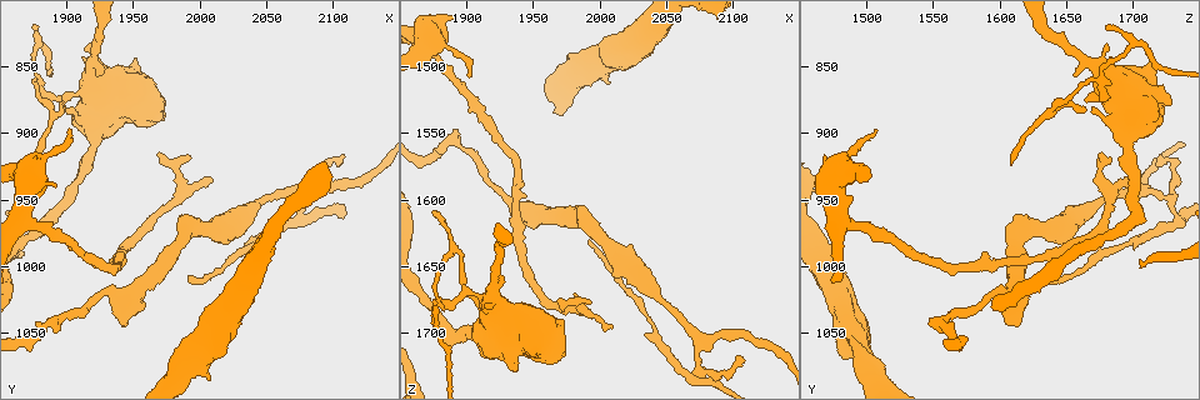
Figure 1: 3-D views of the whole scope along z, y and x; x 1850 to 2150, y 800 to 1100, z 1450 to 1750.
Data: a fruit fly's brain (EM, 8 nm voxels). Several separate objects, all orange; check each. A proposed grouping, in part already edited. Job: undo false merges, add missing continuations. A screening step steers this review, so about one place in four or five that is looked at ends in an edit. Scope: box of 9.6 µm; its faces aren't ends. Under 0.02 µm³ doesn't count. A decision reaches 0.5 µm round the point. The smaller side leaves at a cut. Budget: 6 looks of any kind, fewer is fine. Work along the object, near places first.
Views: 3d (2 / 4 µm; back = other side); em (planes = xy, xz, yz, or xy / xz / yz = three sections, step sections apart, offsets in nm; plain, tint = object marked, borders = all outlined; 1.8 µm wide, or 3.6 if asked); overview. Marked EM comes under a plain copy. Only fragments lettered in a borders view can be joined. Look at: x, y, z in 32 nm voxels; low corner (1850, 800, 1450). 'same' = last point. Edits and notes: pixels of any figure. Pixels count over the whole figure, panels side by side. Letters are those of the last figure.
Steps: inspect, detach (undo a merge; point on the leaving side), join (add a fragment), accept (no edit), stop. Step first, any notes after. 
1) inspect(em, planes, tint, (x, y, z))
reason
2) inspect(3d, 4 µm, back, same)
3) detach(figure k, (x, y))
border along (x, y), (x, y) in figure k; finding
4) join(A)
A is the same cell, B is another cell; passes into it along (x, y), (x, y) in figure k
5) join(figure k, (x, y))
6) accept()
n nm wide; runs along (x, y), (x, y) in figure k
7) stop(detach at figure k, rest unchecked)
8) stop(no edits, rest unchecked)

inspect(em, planes, borders, (1878, 924, 1610))
tapers out

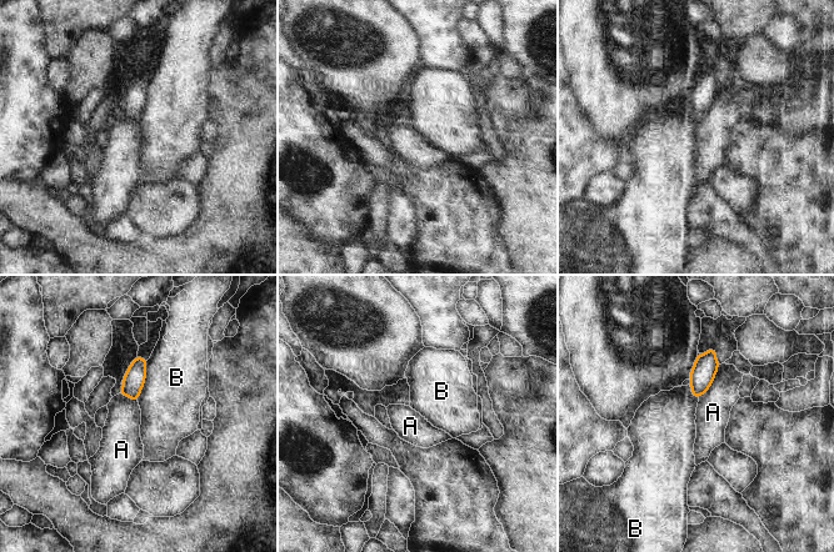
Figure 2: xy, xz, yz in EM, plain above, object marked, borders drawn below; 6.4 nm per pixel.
accept()
A and B are other cells; border along (720, 365), (712, 385), (698, 399) in figure 2; none of them fits

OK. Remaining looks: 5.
inspect(3d, 2 µm, (2074, 950, 1730))
four arms meet

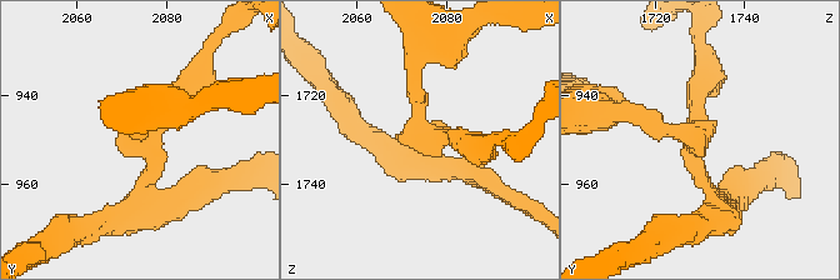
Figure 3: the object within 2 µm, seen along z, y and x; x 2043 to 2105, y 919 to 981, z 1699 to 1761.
inspect(em, planes, tint, (2075, 950, 1729))
shape alone is not enough

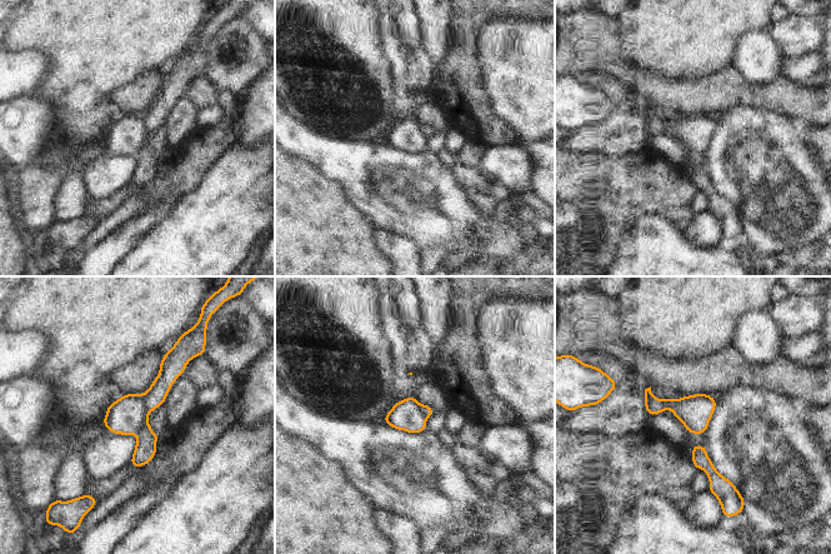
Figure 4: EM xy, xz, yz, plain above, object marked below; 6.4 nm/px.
inspect(em, planes, borders, same)

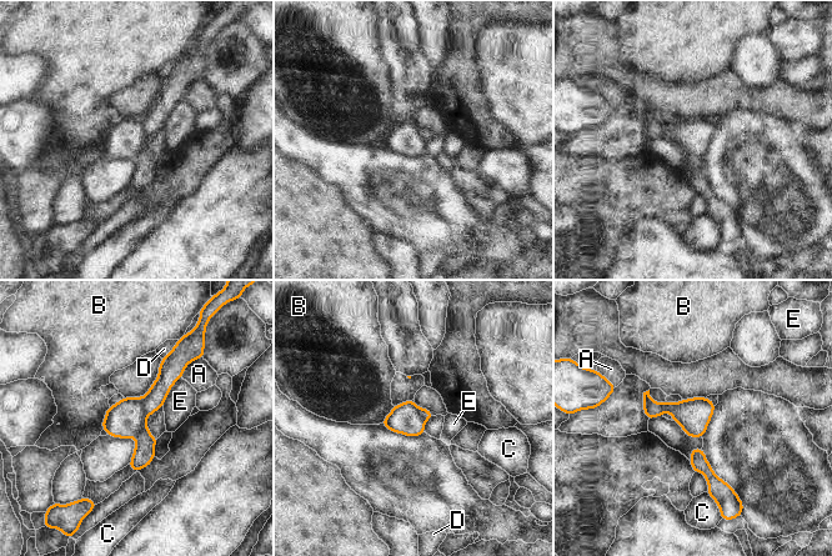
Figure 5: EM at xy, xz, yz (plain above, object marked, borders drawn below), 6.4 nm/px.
detach(figure 5, (156, 395))
E touches over 220 nm; A, B, C, D and E are other cells; a second cell is stuck on

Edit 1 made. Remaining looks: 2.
inspect(em, yz, step 4, borders, (1902, 898, 1508))
branch stops here

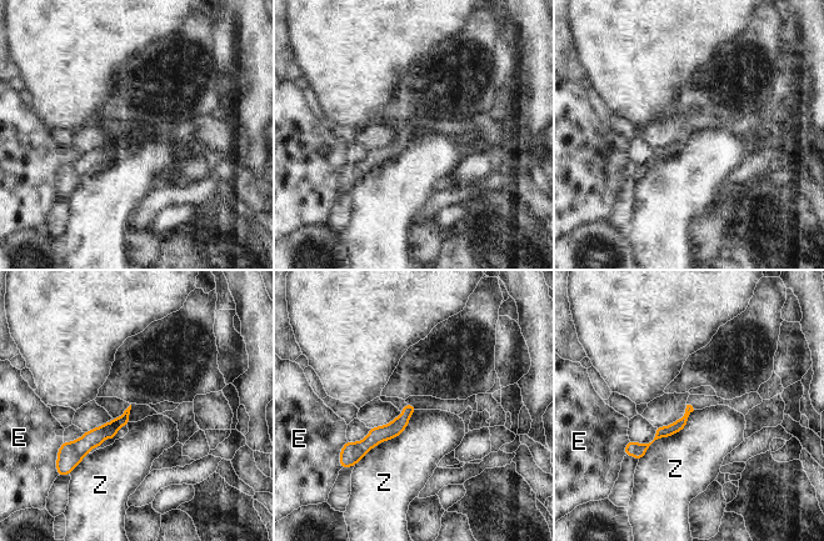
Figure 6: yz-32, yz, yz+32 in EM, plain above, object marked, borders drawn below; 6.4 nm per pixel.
inspect(em, planes, borders, same)
another direction

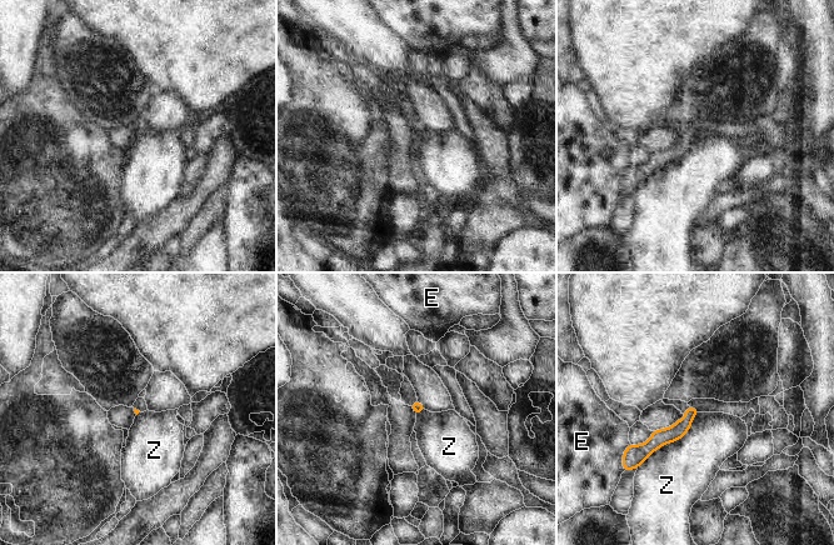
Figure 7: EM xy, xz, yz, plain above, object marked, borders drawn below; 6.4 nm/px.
accept()
E and Z are other cells; runs along (693, 411), (672, 434), (633, 451) in figure 7; none of them fits

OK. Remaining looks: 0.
stop(detach at figure 5, rest unchecked)

